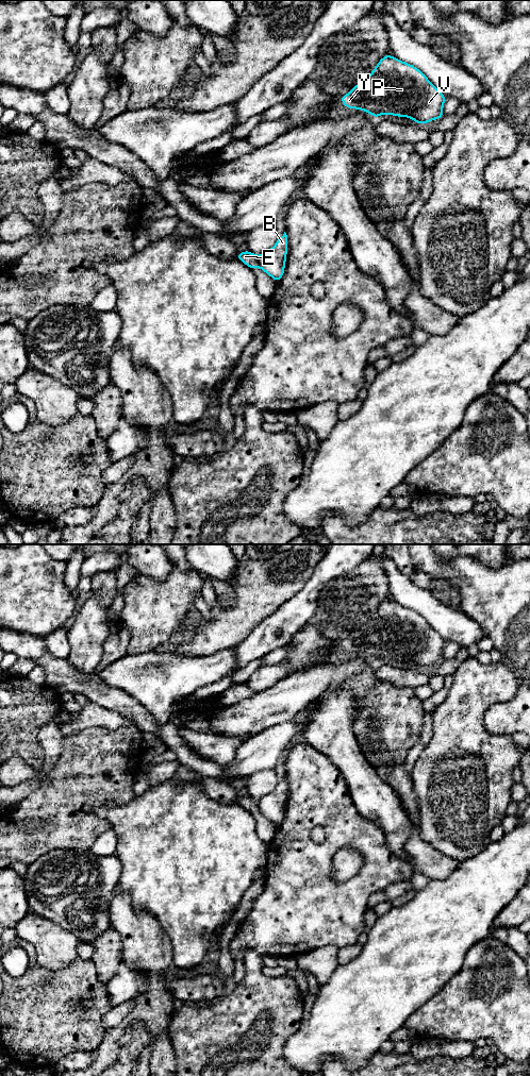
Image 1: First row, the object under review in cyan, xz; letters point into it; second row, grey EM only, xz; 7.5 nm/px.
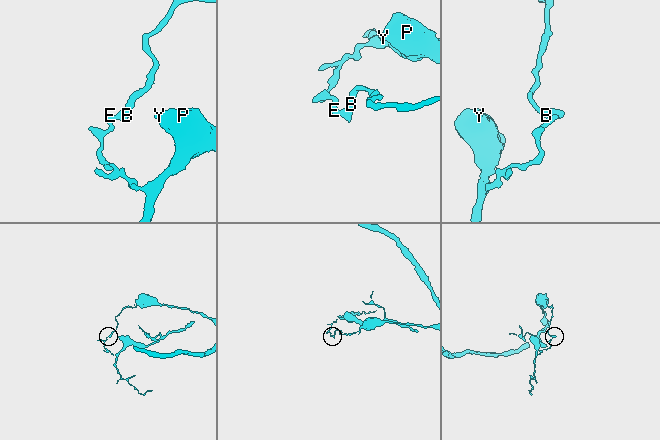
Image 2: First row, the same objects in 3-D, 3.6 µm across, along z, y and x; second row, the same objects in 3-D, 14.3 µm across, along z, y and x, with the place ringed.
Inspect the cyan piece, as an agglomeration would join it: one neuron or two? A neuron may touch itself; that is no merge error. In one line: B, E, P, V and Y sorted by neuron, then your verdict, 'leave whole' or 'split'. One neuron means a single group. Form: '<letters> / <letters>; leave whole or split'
B / E P V Y; split

